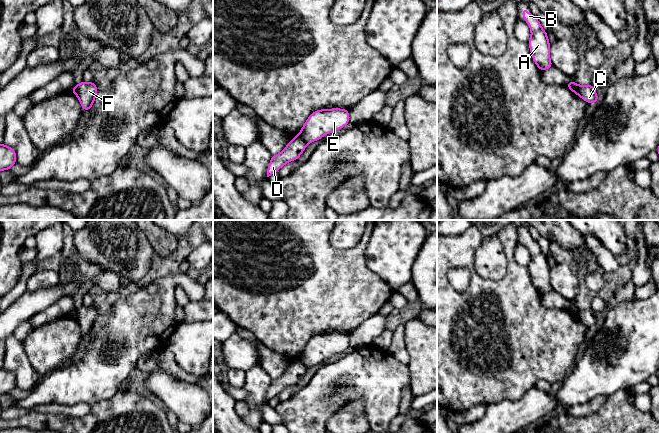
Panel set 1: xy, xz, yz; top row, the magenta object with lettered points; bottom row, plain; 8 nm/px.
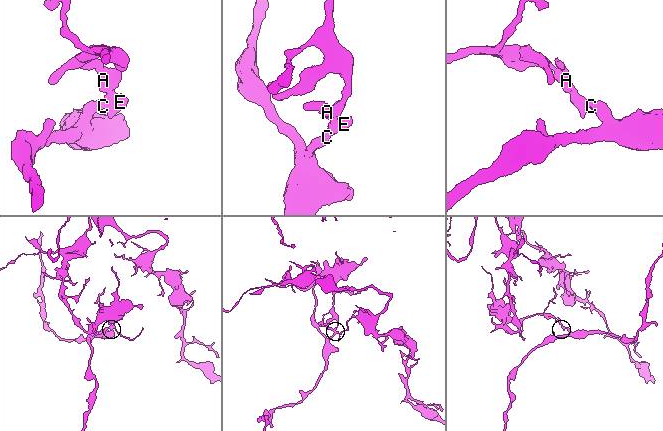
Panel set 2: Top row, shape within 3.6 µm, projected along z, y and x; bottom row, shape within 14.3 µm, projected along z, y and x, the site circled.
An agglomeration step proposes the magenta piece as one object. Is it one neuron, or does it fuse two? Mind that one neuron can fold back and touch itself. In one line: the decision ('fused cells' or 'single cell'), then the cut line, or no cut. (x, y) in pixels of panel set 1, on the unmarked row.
fused cells; cut xz (298, 359), (306, 368)

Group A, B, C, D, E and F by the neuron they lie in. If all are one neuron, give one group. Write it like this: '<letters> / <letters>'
A B E F / C D

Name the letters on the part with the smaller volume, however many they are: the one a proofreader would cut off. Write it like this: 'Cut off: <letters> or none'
Cut off: C, D

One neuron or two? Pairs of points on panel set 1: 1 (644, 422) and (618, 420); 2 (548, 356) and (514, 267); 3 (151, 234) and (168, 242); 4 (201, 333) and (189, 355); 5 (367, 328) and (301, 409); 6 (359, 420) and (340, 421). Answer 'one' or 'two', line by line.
1: one
2: one
3: one
4: one
5: two
6: one

